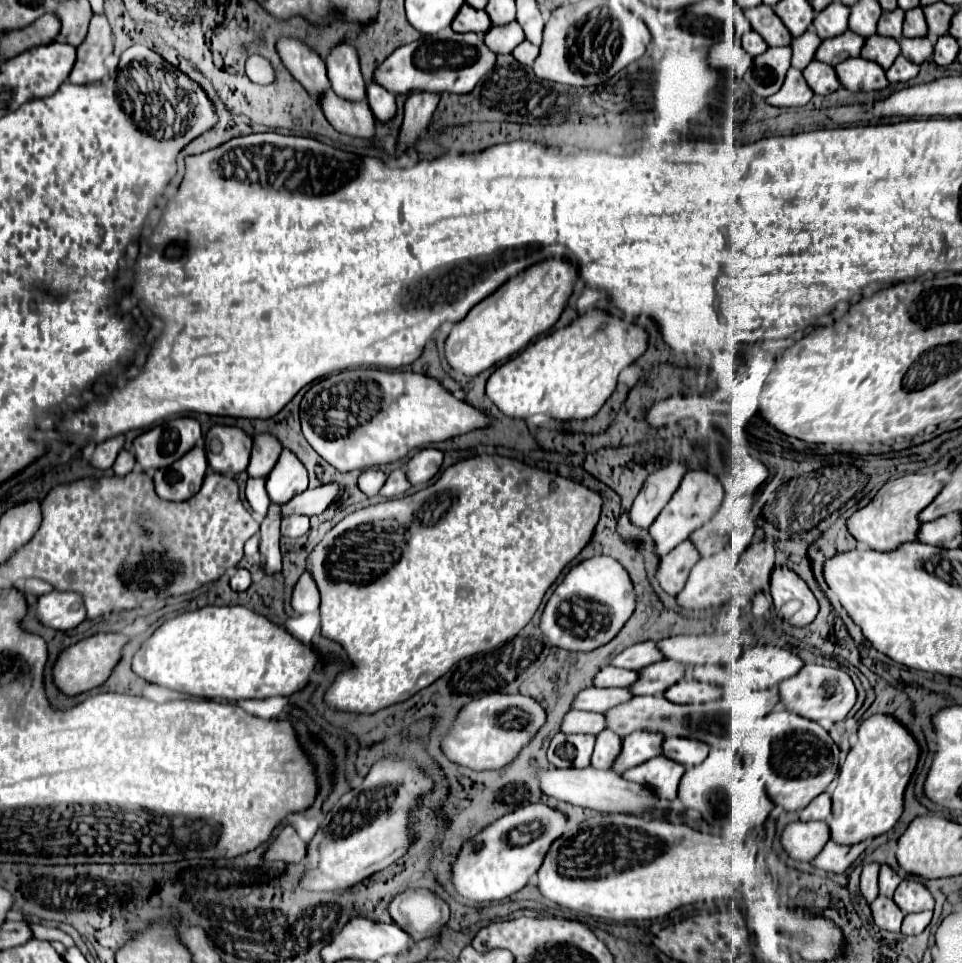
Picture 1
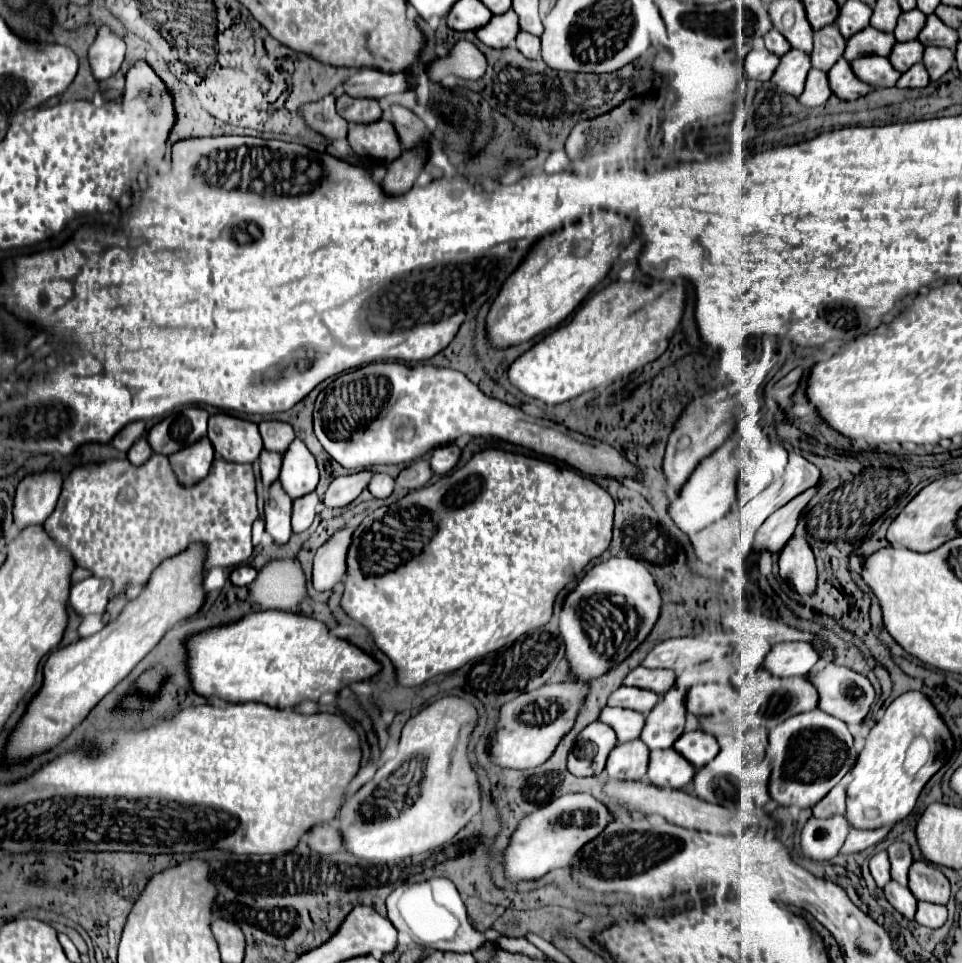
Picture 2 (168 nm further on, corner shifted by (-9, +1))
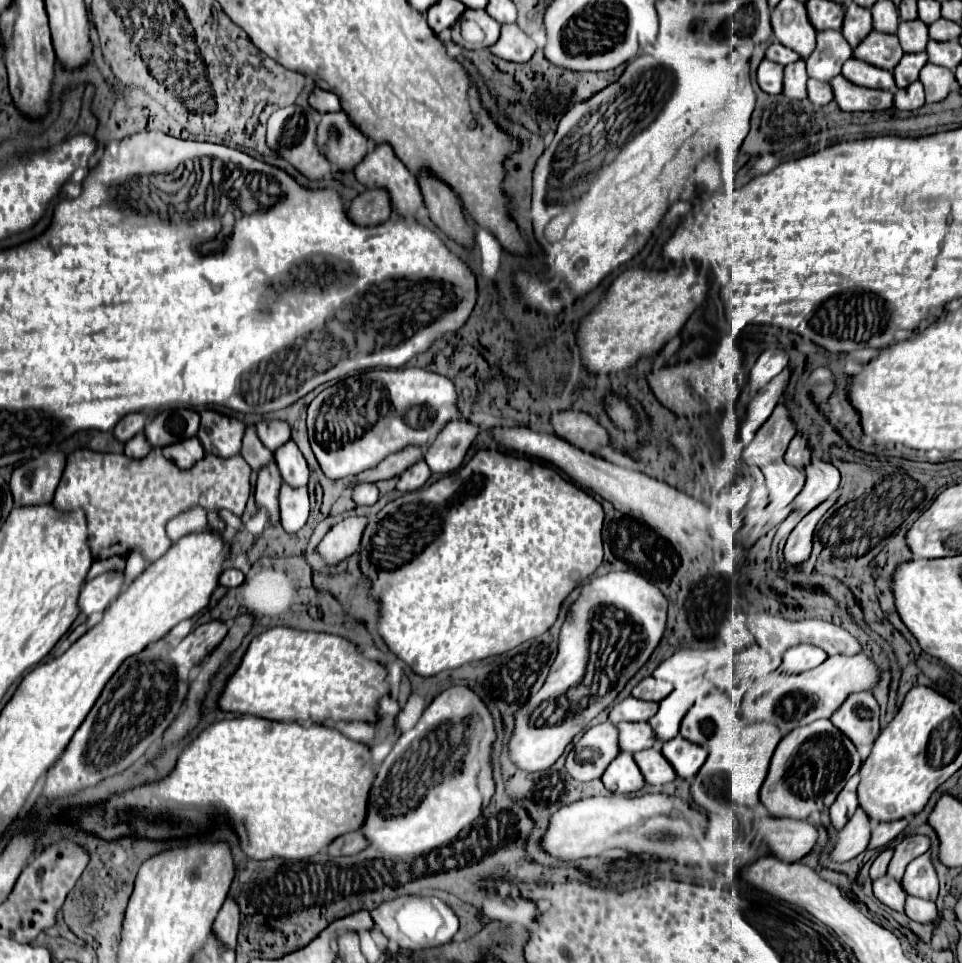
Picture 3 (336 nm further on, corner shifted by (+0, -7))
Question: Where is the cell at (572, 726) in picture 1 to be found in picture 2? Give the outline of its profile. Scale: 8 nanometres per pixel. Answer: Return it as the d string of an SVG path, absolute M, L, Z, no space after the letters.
M605 706L599 714L599 722L611 726L617 734L619 740L627 742L639 736L641 728L643 728L643 720L645 716L641 712L635 710L625 710L625 708L609 708Z

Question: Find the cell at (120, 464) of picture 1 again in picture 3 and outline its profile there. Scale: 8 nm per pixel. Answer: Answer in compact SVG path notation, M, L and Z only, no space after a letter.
M140 432L140 434L134 436L134 438L130 438L128 444L126 444L126 456L130 456L130 458L144 458L150 450L152 450L152 446L150 446L150 442L146 440L144 432Z

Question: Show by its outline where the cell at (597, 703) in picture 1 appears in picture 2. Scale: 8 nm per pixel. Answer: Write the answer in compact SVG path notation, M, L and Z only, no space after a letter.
M619 686L607 700L607 706L619 706L619 708L631 708L641 714L649 714L659 698L651 690L643 688L629 688L629 686Z

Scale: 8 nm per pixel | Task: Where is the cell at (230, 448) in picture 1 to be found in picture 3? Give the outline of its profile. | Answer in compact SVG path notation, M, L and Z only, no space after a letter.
M202 410L200 414L202 422L198 430L198 440L202 440L204 450L222 458L240 454L244 424L238 418L226 416L216 410Z

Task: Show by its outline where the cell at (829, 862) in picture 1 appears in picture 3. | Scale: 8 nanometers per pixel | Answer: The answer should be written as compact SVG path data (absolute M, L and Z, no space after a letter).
M908 820L874 822L874 824L872 824L872 840L870 840L870 848L882 848L882 846L886 846L886 844L892 842L906 826L908 826Z

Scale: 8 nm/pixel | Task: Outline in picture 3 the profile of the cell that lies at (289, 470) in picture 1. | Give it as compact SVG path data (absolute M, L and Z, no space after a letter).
M288 440L286 444L282 444L282 448L278 448L274 452L274 458L282 472L282 478L290 486L306 486L308 484L308 466L294 440Z

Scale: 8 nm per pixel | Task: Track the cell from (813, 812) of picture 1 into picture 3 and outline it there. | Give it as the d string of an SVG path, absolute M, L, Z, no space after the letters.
M844 788L838 794L836 802L830 806L832 826L842 828L856 810L858 810L858 794L856 794L856 788Z

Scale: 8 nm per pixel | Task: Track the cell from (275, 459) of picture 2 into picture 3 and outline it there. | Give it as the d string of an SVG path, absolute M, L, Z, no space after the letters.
M248 424L248 426L246 426L240 456L242 456L254 470L262 468L262 464L266 464L266 460L272 460L272 452L258 440L258 434L256 434L254 424Z

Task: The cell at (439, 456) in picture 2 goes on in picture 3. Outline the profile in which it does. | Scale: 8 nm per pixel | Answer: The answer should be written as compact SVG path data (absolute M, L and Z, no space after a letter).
M468 418L450 420L424 454L430 470L436 474L448 474L448 472L456 470L462 464L470 444L474 442L476 436L478 436L476 422L472 422Z

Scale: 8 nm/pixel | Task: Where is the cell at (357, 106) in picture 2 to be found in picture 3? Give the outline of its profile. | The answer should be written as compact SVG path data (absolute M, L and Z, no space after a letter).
M344 112L322 114L316 130L316 146L340 172L352 170L368 154L368 138L350 124Z

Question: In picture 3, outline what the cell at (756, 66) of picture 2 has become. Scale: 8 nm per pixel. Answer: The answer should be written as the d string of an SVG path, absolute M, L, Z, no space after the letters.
M762 60L756 72L756 82L768 94L782 94L782 66L770 60Z

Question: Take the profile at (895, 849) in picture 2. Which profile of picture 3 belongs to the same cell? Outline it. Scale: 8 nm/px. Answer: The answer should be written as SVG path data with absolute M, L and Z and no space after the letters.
M916 834L916 836L906 836L898 846L896 846L896 852L894 852L894 860L890 862L890 868L888 868L888 874L894 876L894 878L902 878L904 876L904 870L906 866L922 856L924 852L930 850L930 838L928 836L922 836L922 834Z

